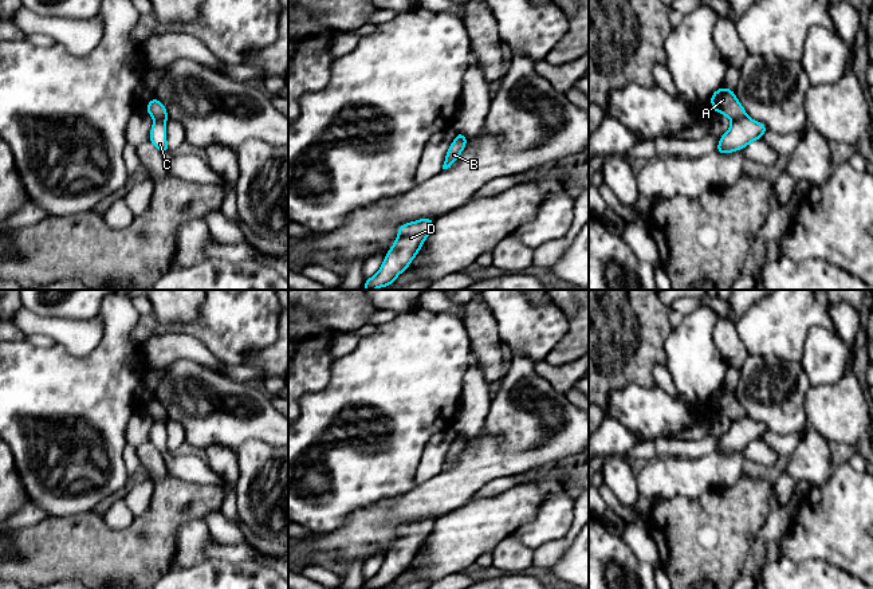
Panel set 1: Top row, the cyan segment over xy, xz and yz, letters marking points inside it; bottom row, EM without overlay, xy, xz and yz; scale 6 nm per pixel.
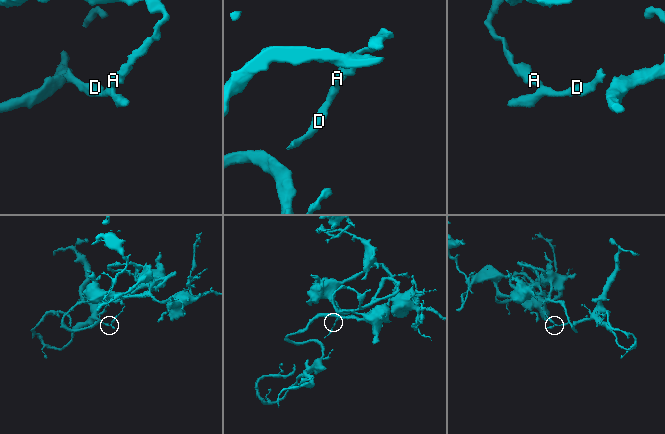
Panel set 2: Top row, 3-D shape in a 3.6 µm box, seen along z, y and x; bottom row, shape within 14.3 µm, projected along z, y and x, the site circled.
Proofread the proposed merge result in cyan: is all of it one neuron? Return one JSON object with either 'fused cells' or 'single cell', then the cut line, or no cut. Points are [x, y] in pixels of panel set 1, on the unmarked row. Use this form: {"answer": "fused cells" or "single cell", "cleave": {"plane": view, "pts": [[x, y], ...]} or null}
{"answer": "fused cells", "cleave": {"plane": "yz", "pts": [[744, 415], [732, 421]]}}

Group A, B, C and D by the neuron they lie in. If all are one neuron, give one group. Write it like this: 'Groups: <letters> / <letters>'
Groups: A / B C D

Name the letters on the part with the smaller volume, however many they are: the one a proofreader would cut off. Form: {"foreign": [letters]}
{"foreign": ["B", "C", "D"]}

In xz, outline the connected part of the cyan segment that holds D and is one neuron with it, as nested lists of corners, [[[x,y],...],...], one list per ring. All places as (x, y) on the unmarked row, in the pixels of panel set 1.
[[[421,519],[398,527],[397,541],[388,551],[380,572],[366,580],[362,589],[390,586],[394,580],[409,568],[426,537],[433,530],[434,519]]]

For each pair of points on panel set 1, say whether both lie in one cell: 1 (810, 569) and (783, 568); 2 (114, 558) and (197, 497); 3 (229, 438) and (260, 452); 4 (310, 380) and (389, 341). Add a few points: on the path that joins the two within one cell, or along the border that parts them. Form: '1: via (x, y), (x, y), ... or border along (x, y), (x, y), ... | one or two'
1: via (803, 569), (790, 569) | one
2: via (134, 549), (177, 506) | one
3: border along (274, 446), (259, 440), (246, 440), (235, 451) | two
4: border along (334, 360), (330, 381), (309, 393) | two

